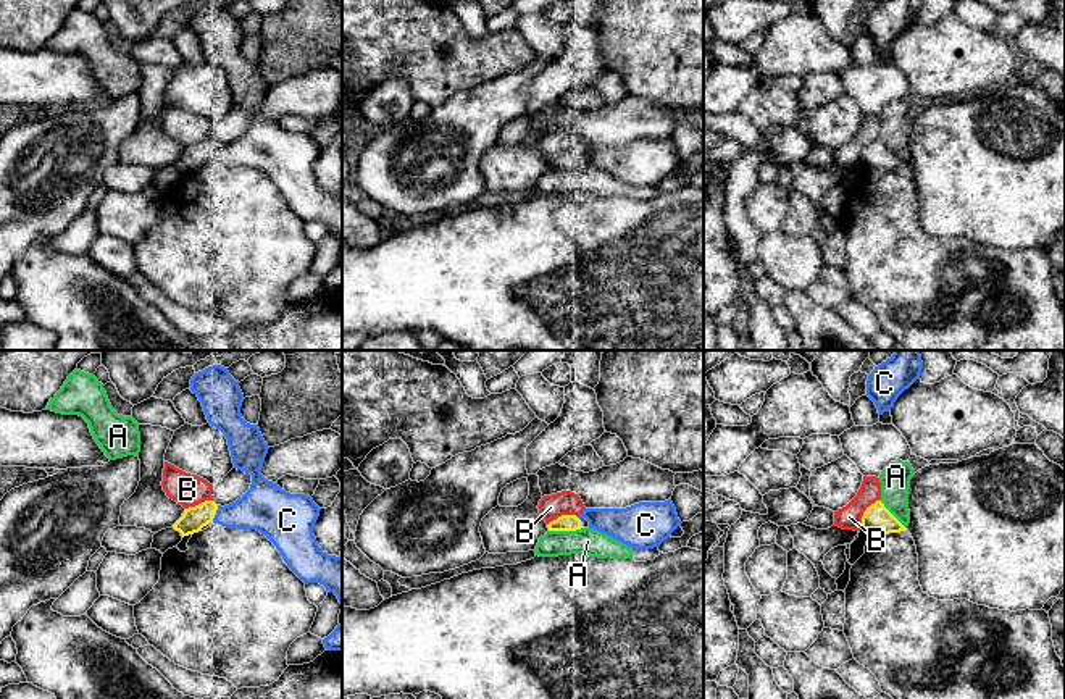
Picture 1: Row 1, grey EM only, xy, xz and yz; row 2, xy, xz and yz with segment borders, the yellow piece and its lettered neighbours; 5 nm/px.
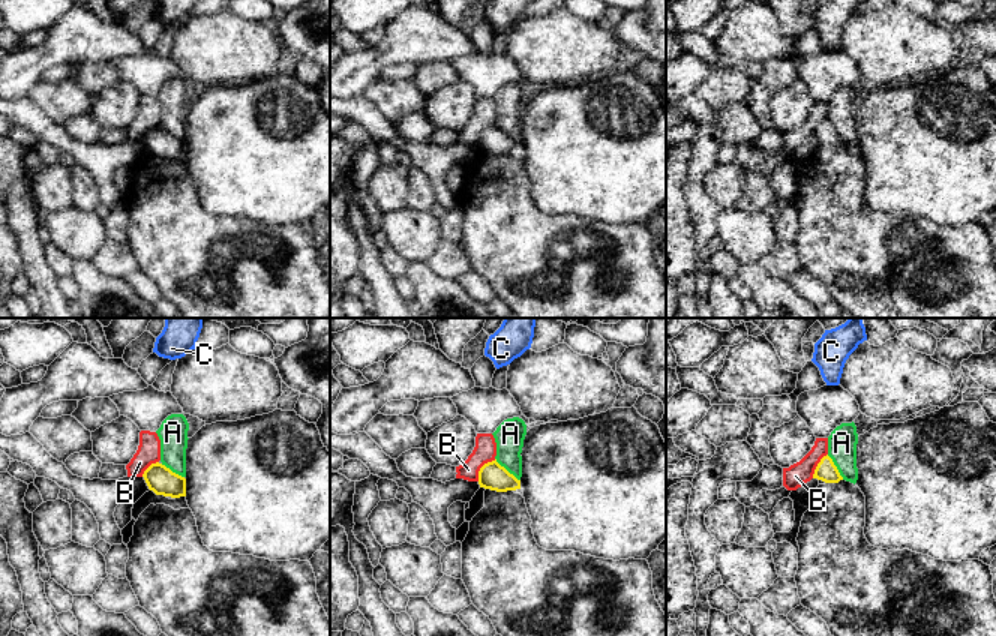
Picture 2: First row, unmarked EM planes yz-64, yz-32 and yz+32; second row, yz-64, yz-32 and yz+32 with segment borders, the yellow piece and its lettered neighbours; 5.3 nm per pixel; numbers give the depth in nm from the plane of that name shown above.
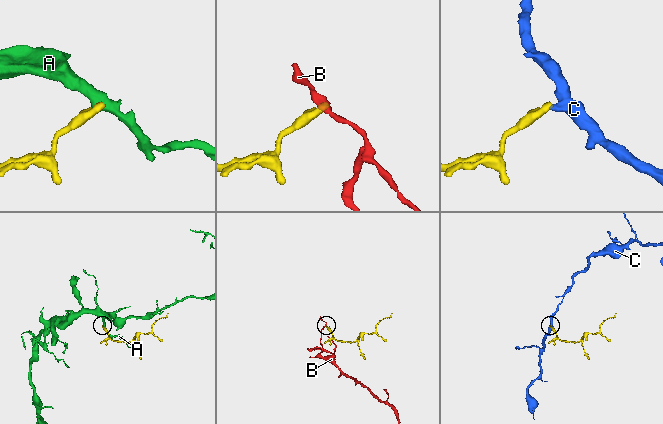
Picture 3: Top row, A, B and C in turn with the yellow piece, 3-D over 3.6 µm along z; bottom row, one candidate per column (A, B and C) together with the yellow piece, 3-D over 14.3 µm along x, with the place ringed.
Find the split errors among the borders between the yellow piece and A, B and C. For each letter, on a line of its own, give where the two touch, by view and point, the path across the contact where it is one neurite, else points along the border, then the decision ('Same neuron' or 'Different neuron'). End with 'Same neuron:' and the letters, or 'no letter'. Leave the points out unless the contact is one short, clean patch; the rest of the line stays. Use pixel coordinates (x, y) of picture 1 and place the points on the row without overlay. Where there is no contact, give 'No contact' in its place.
A: Touches yellow at xz (565, 168). Different neuron
B: Touches yellow at yz (864, 152). Different neuron
C: Touches yellow at xy (215, 152). Different neuron
Same neuron: no letter

